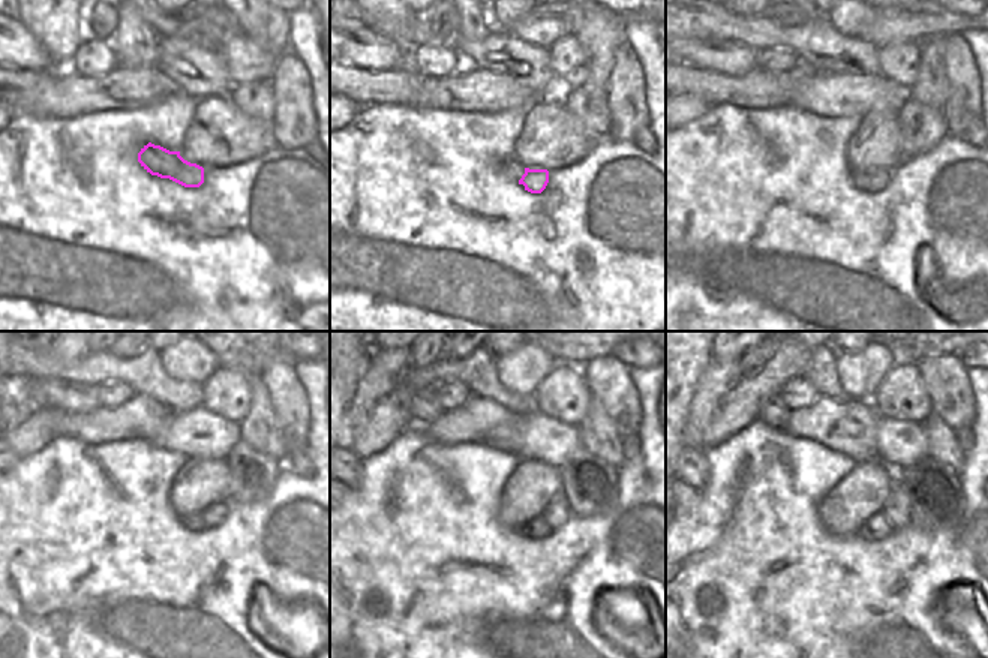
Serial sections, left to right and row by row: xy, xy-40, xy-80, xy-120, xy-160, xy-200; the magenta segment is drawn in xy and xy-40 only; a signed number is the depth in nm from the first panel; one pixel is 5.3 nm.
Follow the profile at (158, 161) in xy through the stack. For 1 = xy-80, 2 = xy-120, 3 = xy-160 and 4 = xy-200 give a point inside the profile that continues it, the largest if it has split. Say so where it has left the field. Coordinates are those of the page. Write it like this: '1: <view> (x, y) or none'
1: xy-80 (874, 182)
2: xy-120 (212, 516)
3: xy-160 (556, 513)
4: xy-200 (897, 510)

